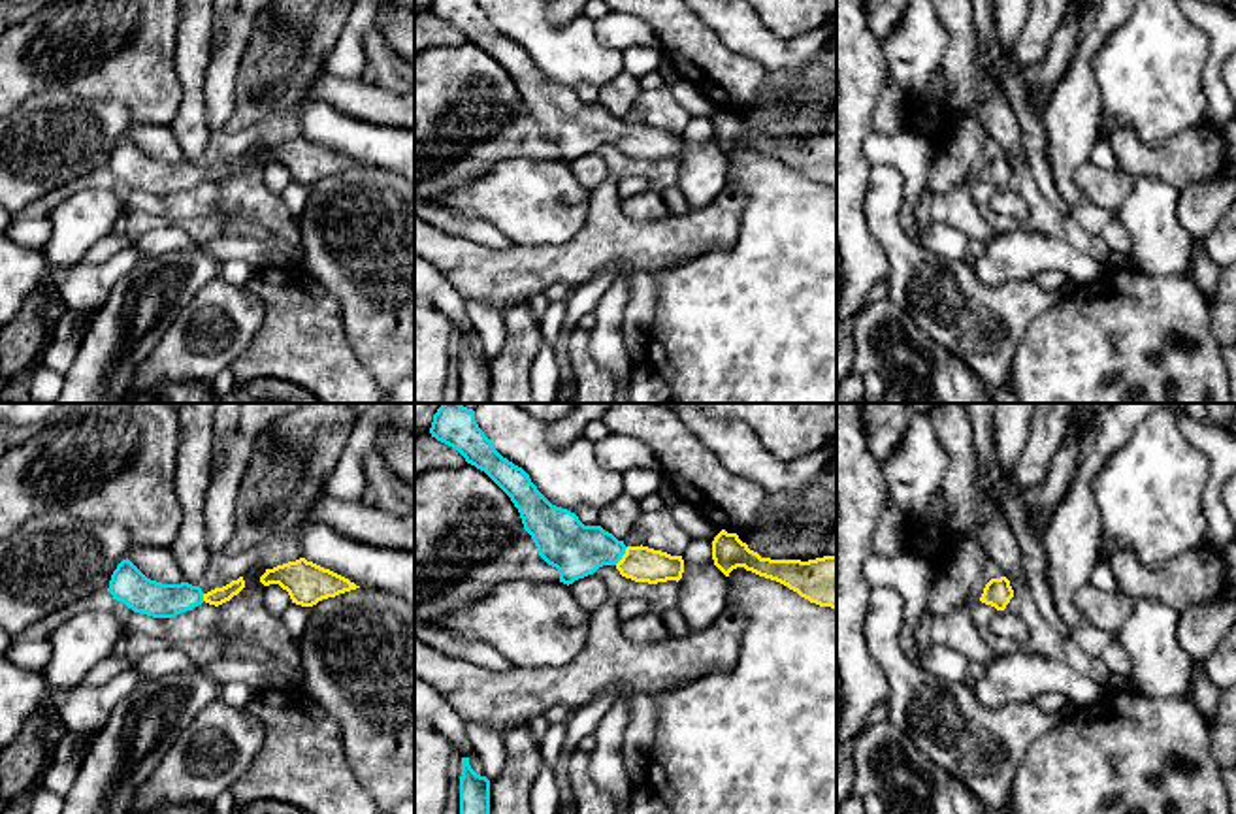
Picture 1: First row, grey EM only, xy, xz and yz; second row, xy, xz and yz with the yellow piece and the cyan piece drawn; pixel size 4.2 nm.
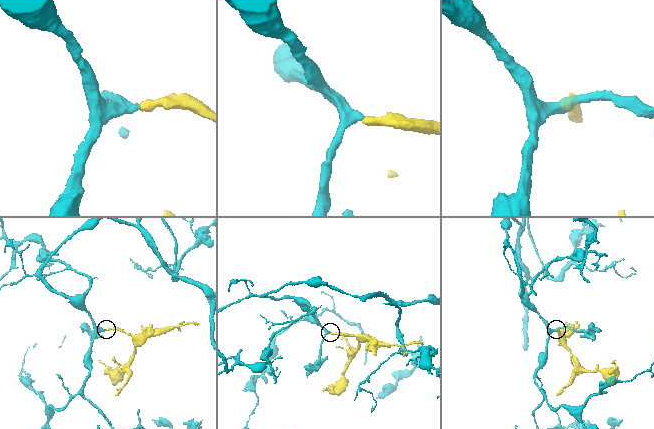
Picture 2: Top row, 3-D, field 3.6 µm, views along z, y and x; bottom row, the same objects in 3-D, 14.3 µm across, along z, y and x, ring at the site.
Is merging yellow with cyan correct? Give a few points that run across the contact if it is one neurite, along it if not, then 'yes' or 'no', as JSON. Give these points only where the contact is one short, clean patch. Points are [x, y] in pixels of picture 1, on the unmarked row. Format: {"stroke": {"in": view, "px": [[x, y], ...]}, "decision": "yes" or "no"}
{"stroke": {"in": "xz", "px": [[641, 142], [622, 134], [609, 129], [577, 129]]}, "decision": "yes"}

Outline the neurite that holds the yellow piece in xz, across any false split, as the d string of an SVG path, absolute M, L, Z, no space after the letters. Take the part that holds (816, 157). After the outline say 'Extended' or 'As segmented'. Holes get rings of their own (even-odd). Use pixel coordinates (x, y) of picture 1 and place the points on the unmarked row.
M722 107L712 119L712 138L725 155L744 145L788 164L810 181L837 187L837 134L808 139L761 136L737 111Z. As segmented

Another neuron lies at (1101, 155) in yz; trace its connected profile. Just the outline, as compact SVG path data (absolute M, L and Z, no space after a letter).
M1098 138L1089 153L1089 160L1104 170L1119 171L1119 164L1115 153L1112 149L1110 138Z

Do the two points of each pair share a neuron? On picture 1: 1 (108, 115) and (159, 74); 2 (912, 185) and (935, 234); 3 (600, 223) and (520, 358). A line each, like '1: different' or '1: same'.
1: different
2: different
3: different

